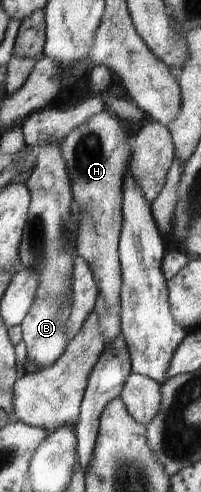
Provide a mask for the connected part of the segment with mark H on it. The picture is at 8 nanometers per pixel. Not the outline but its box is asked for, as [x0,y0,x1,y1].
[63,108,134,347]

